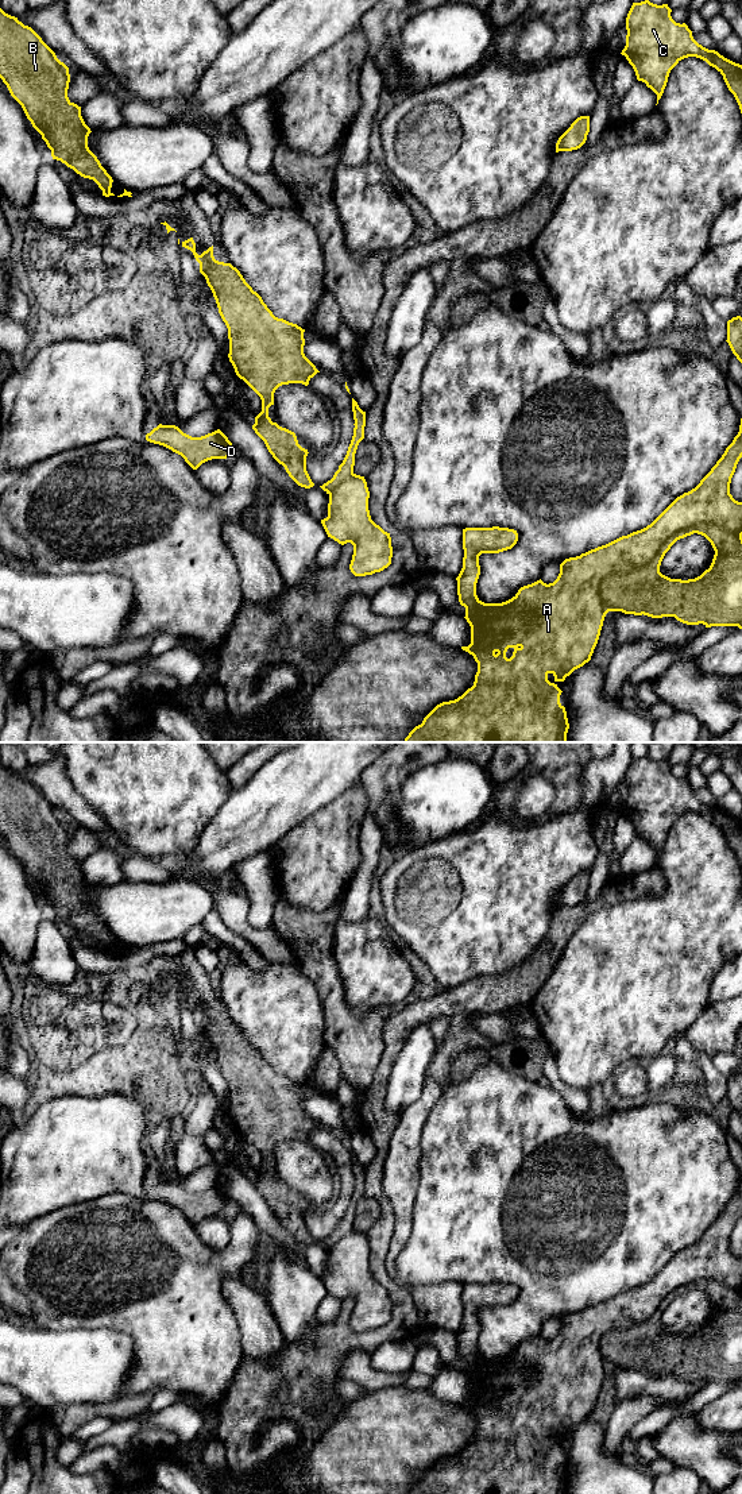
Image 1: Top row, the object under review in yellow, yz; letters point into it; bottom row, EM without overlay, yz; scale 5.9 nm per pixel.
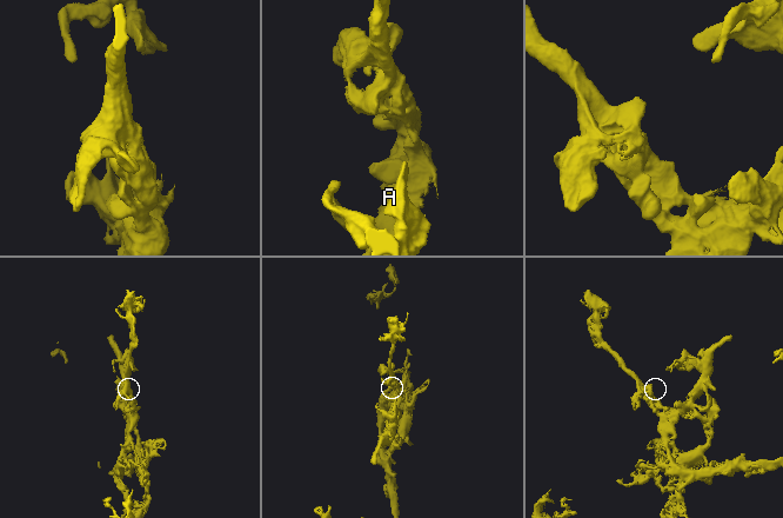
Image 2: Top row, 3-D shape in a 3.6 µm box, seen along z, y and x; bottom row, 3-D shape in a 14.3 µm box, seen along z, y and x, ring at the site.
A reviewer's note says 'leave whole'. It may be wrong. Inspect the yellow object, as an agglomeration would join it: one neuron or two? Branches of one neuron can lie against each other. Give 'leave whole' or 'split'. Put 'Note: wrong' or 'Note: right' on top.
Note: wrong
split

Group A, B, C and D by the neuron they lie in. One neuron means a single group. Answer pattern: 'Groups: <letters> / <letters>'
Groups: A C / B D

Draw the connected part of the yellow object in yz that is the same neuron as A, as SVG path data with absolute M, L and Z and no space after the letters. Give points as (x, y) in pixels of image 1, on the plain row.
M742 1174L738 1190L711 1227L695 1244L677 1252L650 1281L580 1312L565 1315L553 1339L546 1340L540 1335L521 1343L511 1355L502 1359L484 1359L476 1351L480 1331L479 1312L511 1305L518 1297L517 1286L499 1282L463 1285L463 1324L456 1336L459 1358L465 1363L464 1374L471 1382L471 1400L461 1405L474 1412L478 1428L471 1444L455 1456L437 1460L406 1494L567 1494L569 1479L565 1463L560 1459L563 1447L556 1439L564 1437L575 1425L591 1416L608 1368L600 1354L602 1336L650 1319L672 1290L688 1283L715 1279L742 1292L742 1258L735 1256L730 1250L731 1234L741 1213Z

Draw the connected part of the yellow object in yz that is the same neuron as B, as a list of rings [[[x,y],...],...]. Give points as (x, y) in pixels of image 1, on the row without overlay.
[[[1,764],[0,834],[42,891],[53,915],[93,935],[103,951],[115,951],[112,933],[88,903],[92,887],[81,872],[81,862],[67,853],[69,823],[31,783]]]

